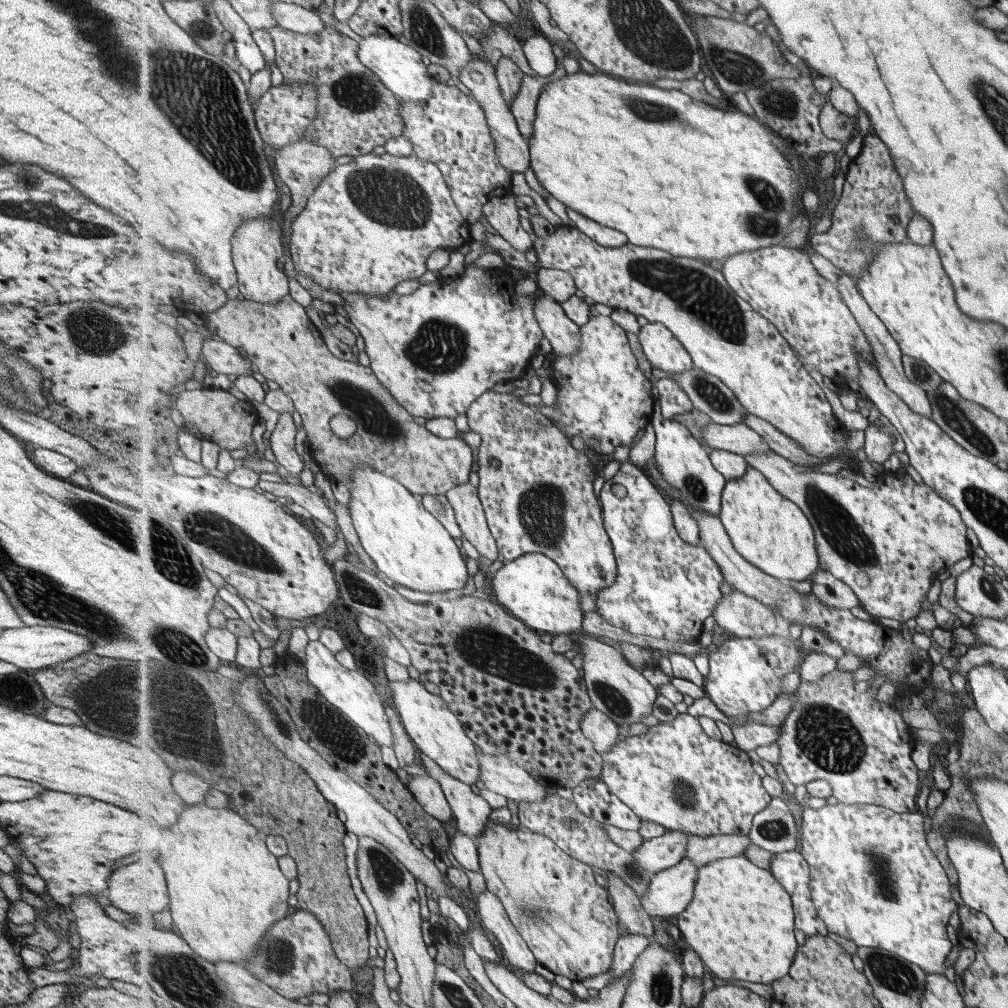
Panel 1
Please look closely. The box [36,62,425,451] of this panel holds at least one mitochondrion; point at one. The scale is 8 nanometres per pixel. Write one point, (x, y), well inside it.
(376, 418)

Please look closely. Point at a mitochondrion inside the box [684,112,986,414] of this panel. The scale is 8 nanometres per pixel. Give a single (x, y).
(765, 220)

